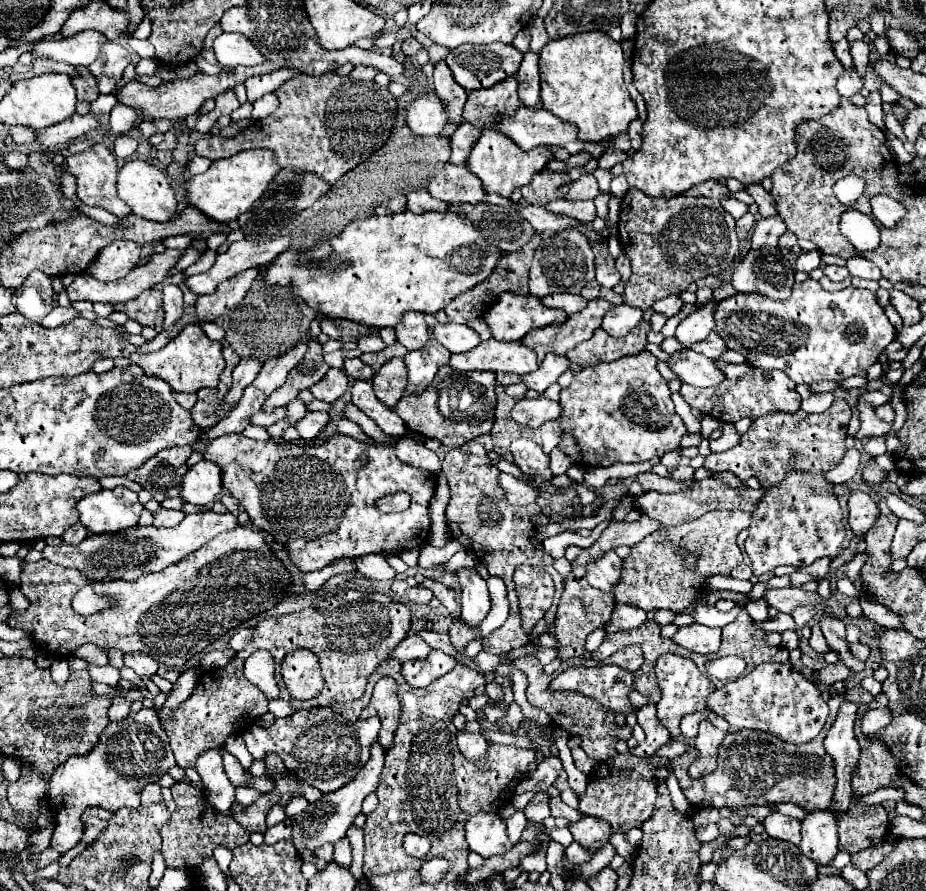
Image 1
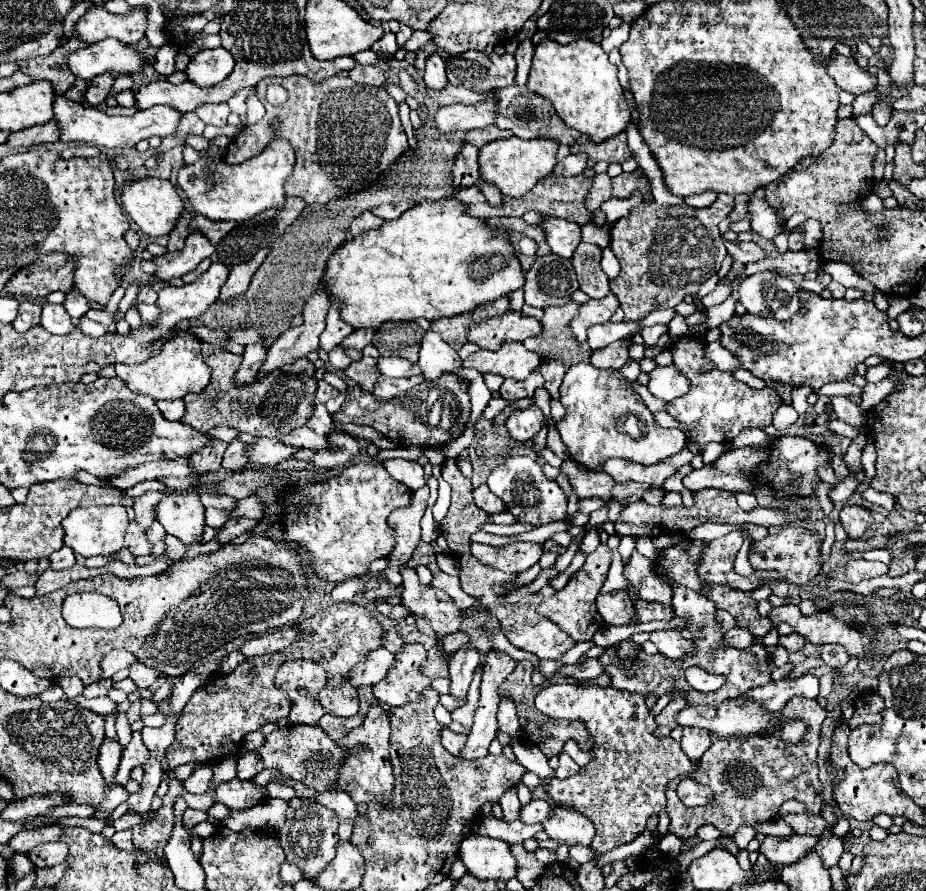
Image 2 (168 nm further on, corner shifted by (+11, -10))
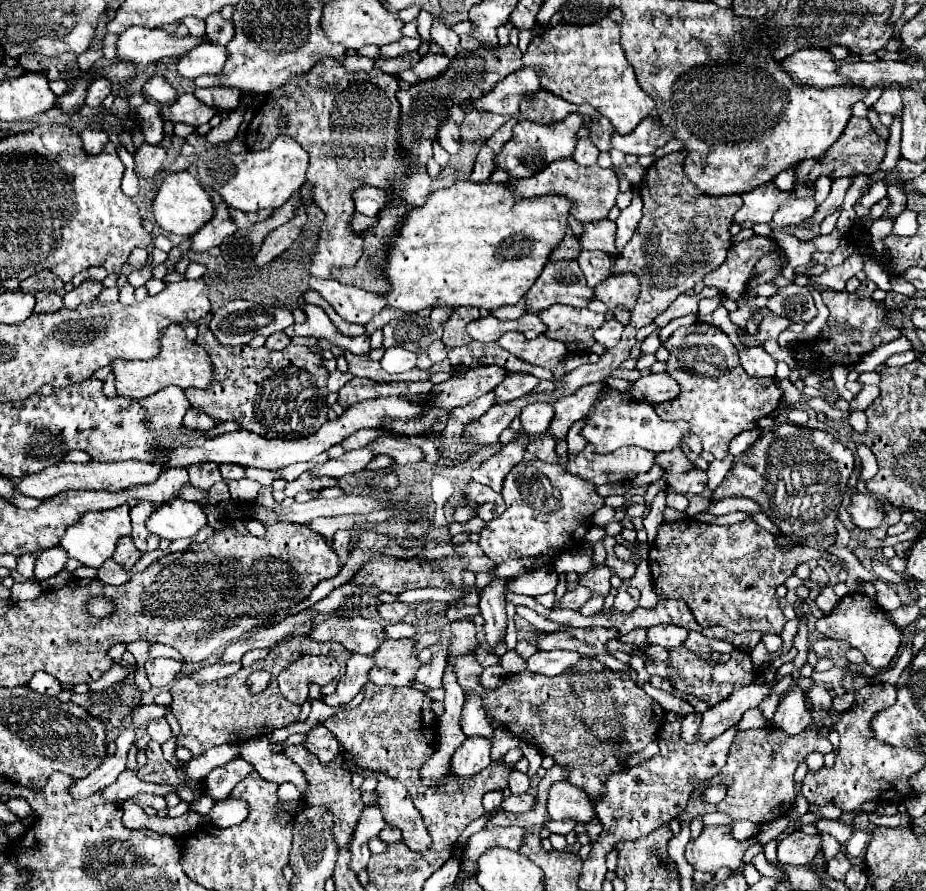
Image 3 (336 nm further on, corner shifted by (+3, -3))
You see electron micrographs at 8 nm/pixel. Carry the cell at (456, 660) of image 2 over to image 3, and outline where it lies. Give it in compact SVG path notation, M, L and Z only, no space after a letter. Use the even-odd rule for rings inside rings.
M469 695L461 713L461 729L467 737L491 737L493 727L487 721L485 709L481 705L481 697Z

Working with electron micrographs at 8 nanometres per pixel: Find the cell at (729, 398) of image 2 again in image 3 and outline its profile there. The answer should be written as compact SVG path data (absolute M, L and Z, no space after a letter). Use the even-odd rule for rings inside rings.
M707 323L679 327L663 347L669 351L667 375L679 383L681 391L673 401L657 405L655 411L663 421L687 421L691 433L703 441L703 449L713 453L715 459L727 455L727 447L735 435L753 429L757 419L767 417L779 407L781 389L773 379L749 377L739 365L731 339L719 327Z

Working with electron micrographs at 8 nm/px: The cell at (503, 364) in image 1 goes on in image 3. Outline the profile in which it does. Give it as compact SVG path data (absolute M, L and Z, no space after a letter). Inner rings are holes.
M519 331L505 333L499 339L499 345L527 363L547 367L547 369L555 367L569 355L569 349L563 341L549 339L545 335L539 335L535 339L525 339L525 335Z

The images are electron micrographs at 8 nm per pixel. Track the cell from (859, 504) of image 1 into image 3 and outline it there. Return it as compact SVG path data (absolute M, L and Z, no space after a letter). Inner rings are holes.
M867 493L851 495L851 503L847 507L847 513L851 515L853 523L859 529L867 529L867 531L879 527L885 517L883 501L877 495L867 495Z

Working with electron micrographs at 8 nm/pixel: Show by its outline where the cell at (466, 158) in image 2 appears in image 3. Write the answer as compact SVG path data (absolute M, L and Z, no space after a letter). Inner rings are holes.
M483 145L477 159L475 159L471 181L487 181L491 177L493 169L495 169L495 153L487 145Z

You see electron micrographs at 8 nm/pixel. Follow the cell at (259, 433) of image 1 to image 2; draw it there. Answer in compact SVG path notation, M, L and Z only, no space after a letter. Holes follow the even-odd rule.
M239 438L233 440L233 442L229 444L229 448L225 450L223 468L227 468L227 470L237 470L237 468L245 466L247 460L249 460L249 458L245 456L245 448L249 448L245 442L241 442Z

